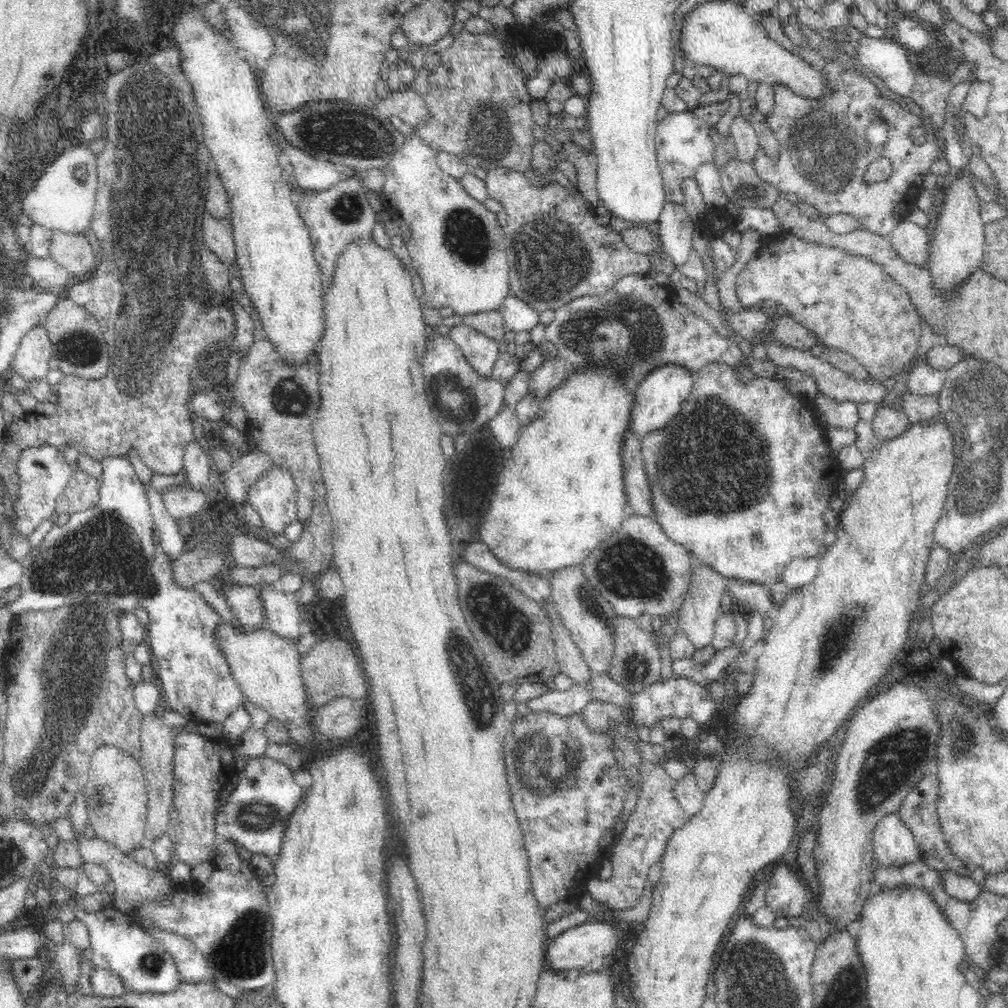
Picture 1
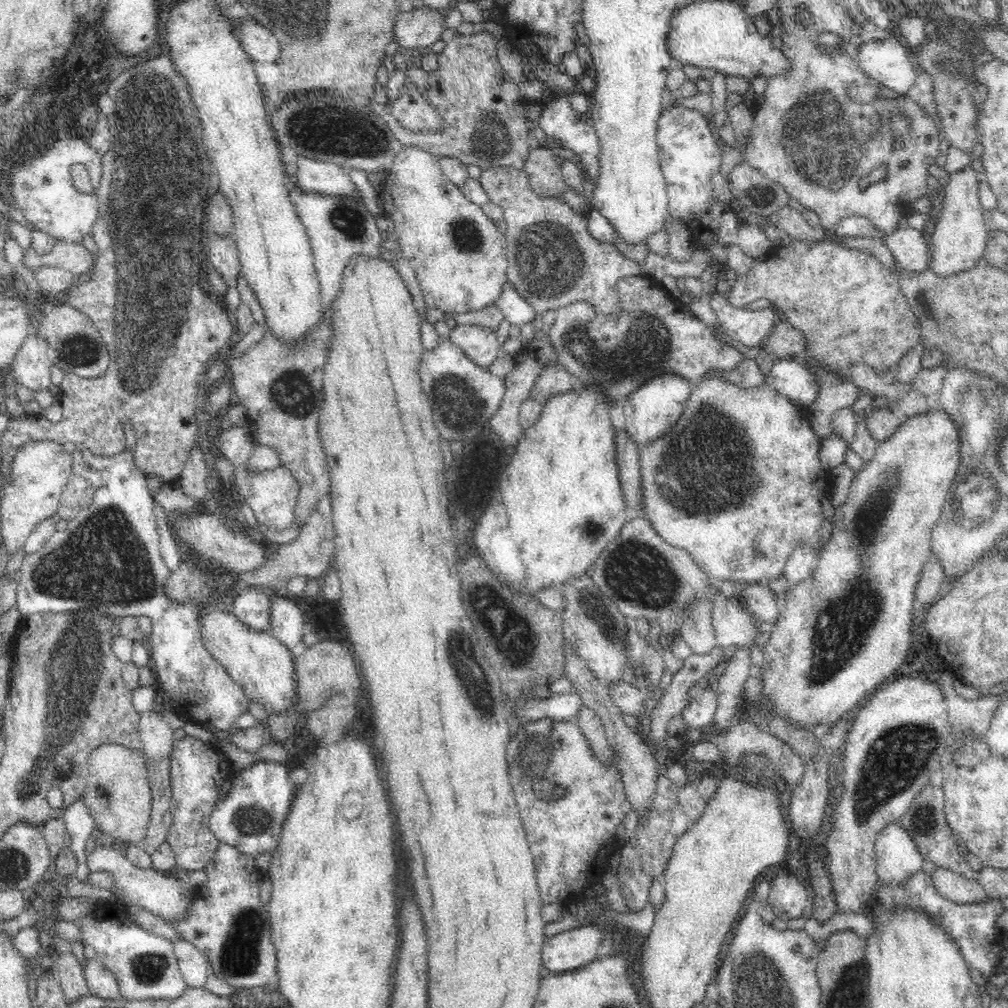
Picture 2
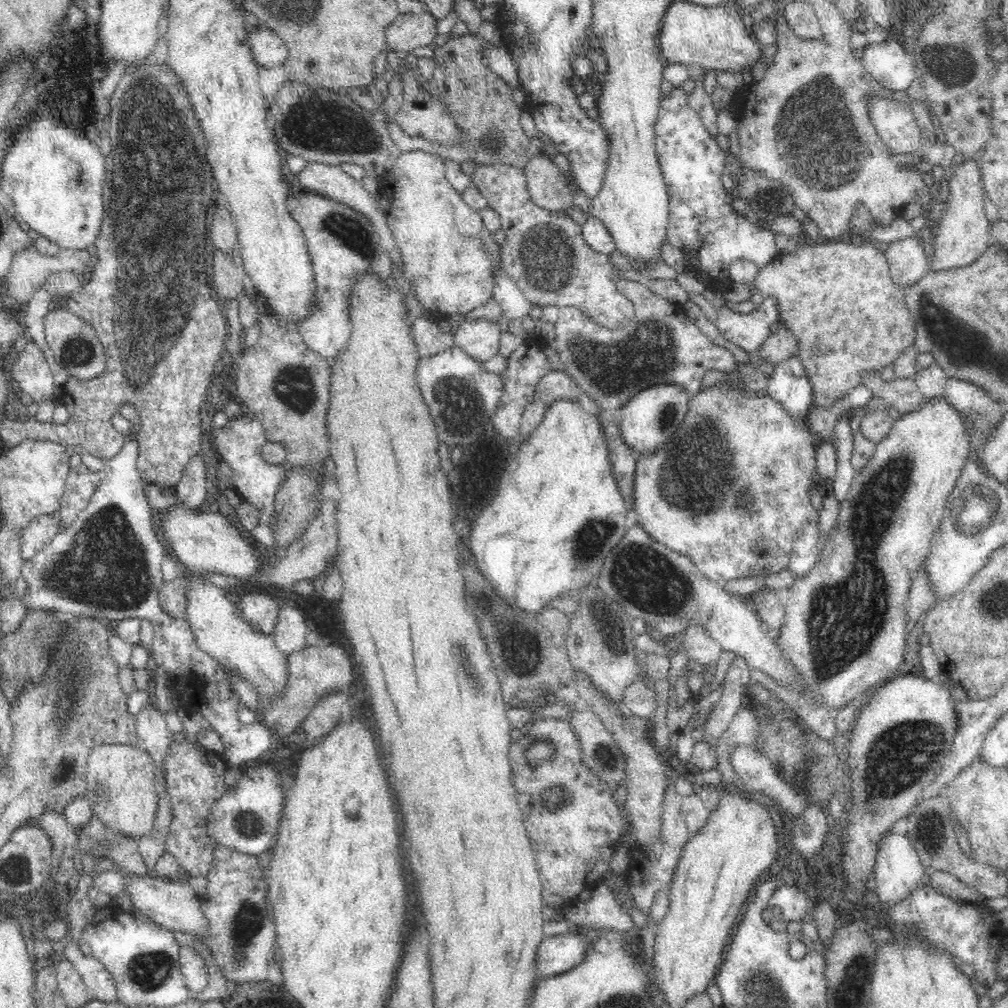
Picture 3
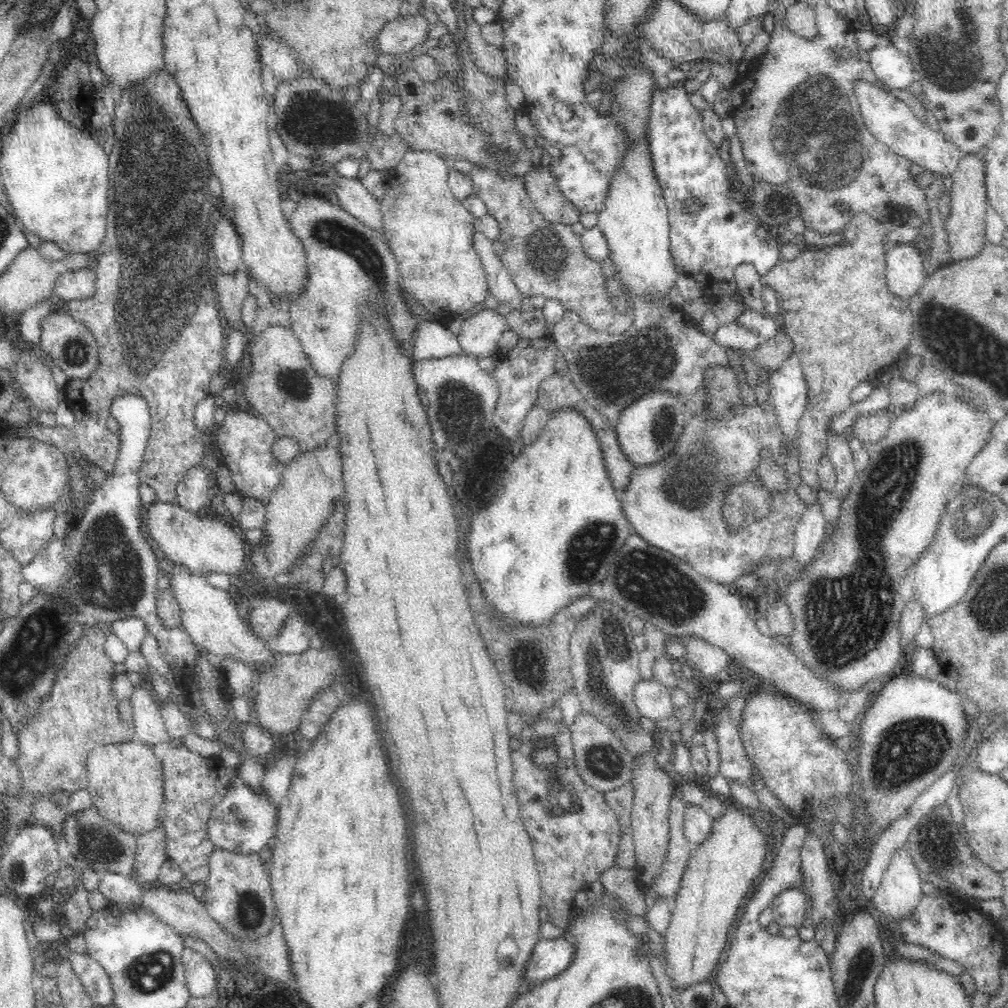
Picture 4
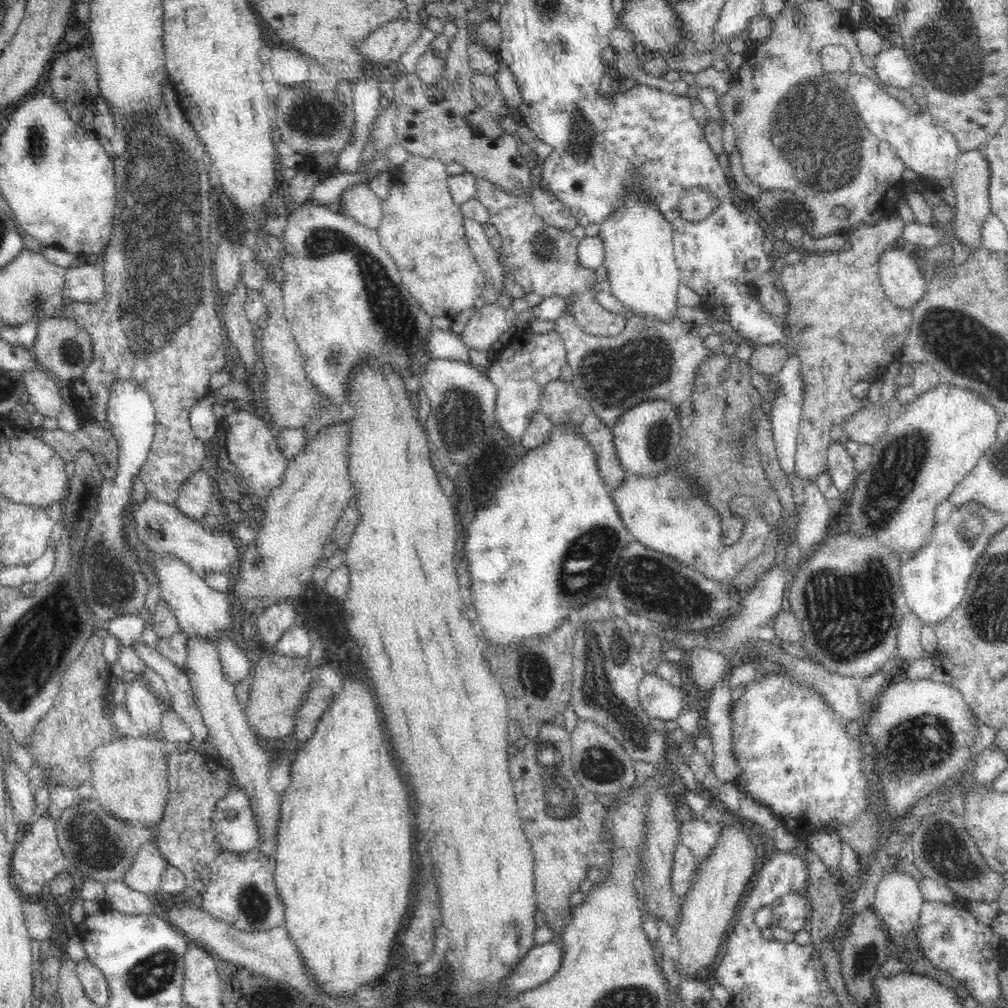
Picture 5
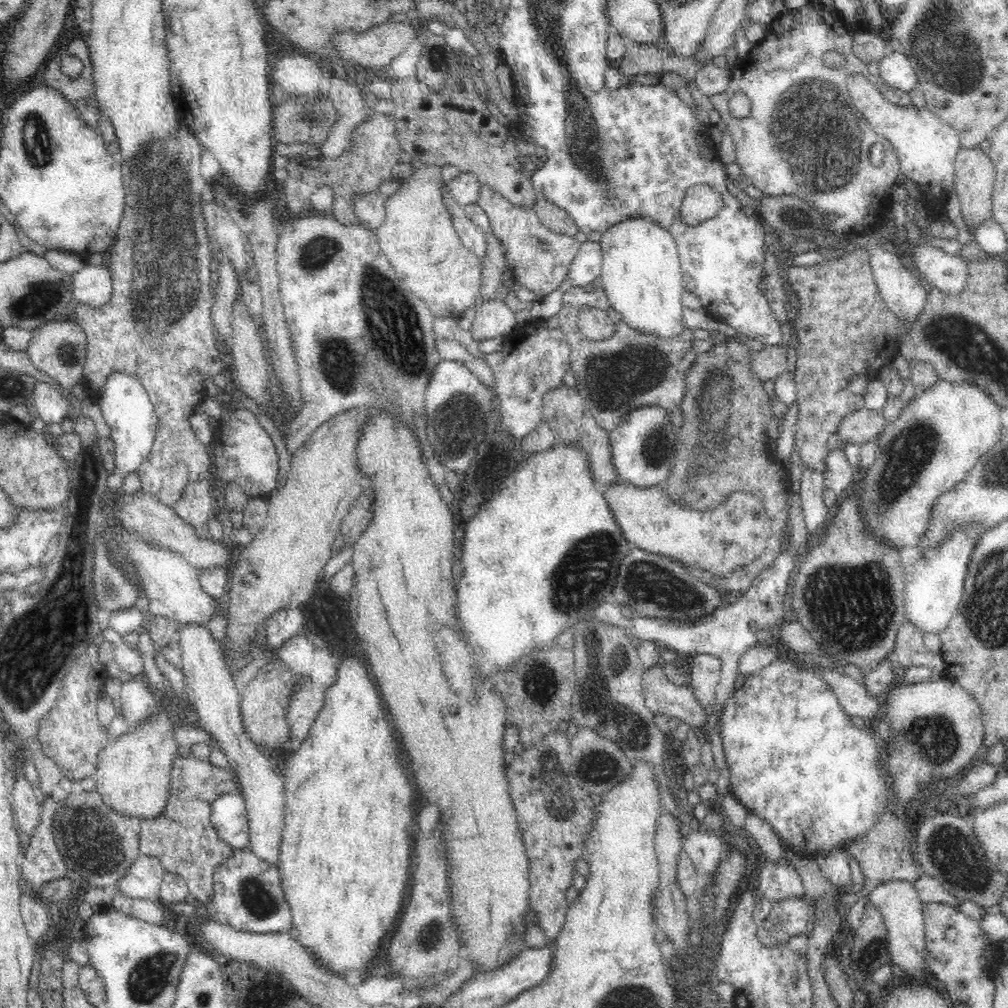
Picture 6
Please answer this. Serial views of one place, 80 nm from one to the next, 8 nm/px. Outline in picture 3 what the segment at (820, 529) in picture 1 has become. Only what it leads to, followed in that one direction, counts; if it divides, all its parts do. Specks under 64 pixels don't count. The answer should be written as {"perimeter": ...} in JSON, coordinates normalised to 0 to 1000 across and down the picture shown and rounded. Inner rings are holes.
{"perimeter":[[[711,380],[707,381],[707,383],[702,384],[700,387],[694,387],[694,389],[686,392],[684,394],[684,399],[682,400],[683,409],[681,409],[681,413],[679,413],[679,418],[677,419],[677,422],[675,423],[675,426],[671,429],[671,433],[663,438],[663,440],[659,440],[661,444],[653,444],[653,446],[649,446],[647,450],[643,450],[641,452],[640,450],[637,450],[632,455],[632,461],[630,466],[630,475],[629,475],[629,484],[628,484],[628,501],[626,504],[629,506],[629,510],[633,512],[633,519],[651,538],[654,538],[655,540],[658,540],[659,542],[662,542],[665,546],[669,546],[675,550],[681,550],[683,553],[687,555],[687,558],[690,561],[690,563],[693,565],[693,568],[696,571],[699,571],[702,573],[702,575],[706,575],[709,578],[719,578],[722,575],[730,575],[730,573],[738,573],[740,571],[752,571],[752,570],[759,570],[761,569],[764,571],[765,569],[776,566],[777,564],[780,564],[785,554],[786,546],[787,546],[787,540],[790,536],[791,528],[795,525],[796,519],[798,517],[808,517],[810,521],[812,521],[812,512],[813,509],[808,505],[806,502],[806,499],[804,499],[804,493],[803,493],[803,485],[804,484],[810,484],[812,481],[814,480],[809,480],[807,478],[807,474],[812,471],[810,467],[810,455],[808,453],[810,452],[810,442],[807,442],[807,438],[805,438],[806,432],[804,432],[804,427],[802,424],[800,424],[800,414],[796,413],[796,415],[788,415],[787,413],[784,413],[781,409],[779,409],[778,404],[773,400],[770,399],[764,392],[756,392],[755,390],[746,391],[741,388],[740,390],[737,390],[736,388],[730,387],[728,385],[722,385],[722,387],[717,387],[717,385],[713,385],[711,383]],[[740,489],[746,489],[746,496],[742,498],[742,502],[732,502],[732,506],[728,506],[730,502],[728,502],[728,496],[734,492],[738,492]]]}

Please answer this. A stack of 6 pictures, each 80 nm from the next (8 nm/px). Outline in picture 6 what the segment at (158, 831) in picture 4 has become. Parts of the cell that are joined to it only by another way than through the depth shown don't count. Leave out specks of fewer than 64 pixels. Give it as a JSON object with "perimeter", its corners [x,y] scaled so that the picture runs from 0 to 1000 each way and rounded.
{"perimeter":[[[138,847],[115,880],[127,891],[156,894],[163,866],[156,851]]]}

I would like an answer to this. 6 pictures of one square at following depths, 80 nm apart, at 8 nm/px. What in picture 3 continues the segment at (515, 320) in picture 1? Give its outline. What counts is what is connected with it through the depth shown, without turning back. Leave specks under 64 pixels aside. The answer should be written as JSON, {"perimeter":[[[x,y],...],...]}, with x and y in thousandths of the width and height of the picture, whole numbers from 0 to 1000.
{"perimeter":[[[498,266],[490,272],[490,293],[488,296],[492,299],[505,316],[516,315],[524,313],[527,300],[519,293],[517,287],[513,284]]]}

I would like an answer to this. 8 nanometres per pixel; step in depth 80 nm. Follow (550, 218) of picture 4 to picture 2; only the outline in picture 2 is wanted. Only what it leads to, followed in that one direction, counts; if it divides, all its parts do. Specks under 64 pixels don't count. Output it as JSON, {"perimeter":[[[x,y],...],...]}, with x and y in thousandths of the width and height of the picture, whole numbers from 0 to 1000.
{"perimeter":[[[543,142],[531,143],[526,151],[519,171],[524,175],[528,189],[536,196],[554,196],[563,188],[557,163],[553,160],[554,156]]]}

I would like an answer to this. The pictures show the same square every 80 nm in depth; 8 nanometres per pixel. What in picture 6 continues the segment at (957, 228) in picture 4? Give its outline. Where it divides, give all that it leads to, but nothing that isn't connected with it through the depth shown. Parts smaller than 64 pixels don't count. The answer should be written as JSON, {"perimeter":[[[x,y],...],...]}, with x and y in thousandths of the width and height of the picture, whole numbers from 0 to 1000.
{"perimeter":[[[971,145],[960,149],[952,147],[947,160],[947,179],[944,188],[951,196],[954,216],[960,229],[970,226],[974,223],[974,220],[984,215],[984,192],[987,187],[988,173],[989,169],[983,161],[982,155],[979,151],[974,150]]]}

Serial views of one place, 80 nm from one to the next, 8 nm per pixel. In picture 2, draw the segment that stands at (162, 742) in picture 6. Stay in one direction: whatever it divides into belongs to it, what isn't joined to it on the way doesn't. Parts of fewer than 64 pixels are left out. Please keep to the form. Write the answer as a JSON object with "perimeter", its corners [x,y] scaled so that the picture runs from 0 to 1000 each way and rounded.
{"perimeter":[[[105,737],[89,747],[88,766],[82,795],[101,826],[120,839],[139,835],[145,829],[150,812],[151,783],[141,745]]]}

